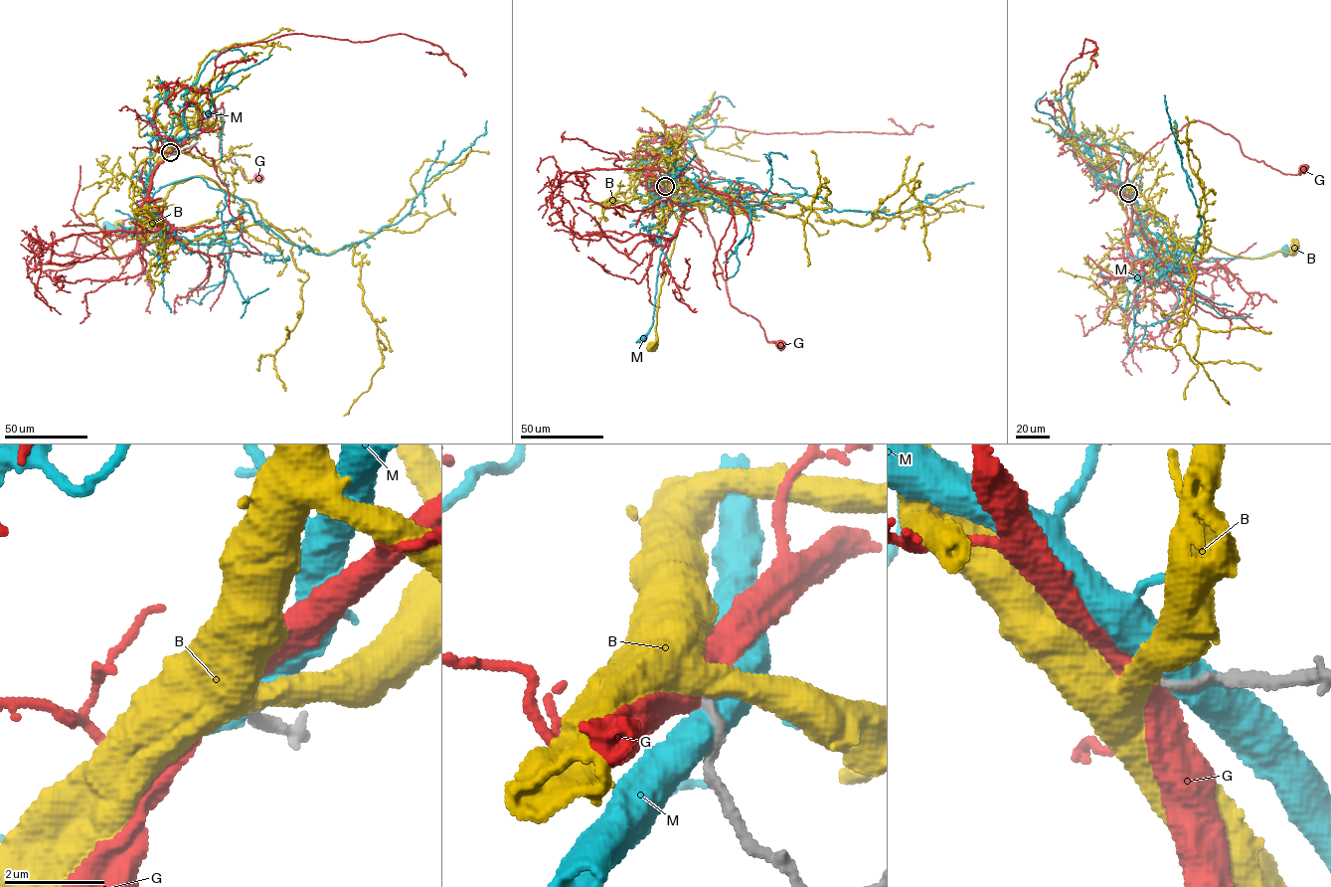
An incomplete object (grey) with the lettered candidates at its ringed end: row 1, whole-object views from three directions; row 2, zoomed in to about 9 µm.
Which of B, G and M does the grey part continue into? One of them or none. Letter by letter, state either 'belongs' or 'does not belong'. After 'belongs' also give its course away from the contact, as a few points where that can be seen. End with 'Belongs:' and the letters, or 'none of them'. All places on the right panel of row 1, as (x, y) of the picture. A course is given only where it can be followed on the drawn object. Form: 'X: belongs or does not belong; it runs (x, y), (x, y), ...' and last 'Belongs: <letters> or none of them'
B: does not belong
G: does not belong
M: does not belong
Belongs: none of them

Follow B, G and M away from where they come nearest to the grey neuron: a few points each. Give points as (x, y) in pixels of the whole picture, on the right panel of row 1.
B: (1128, 193), (1153, 240), (1162, 237), (1205, 243), (1249, 259), (1277, 252), (1290, 253), (1292, 246)
G: (1129, 193), (1123, 186), (1130, 167), (1192, 121), (1230, 134), (1246, 156), (1281, 172), (1298, 174), (1304, 167)
M: (1130, 193), (1151, 246), (1159, 254), (1213, 262), (1260, 258), (1284, 252)

